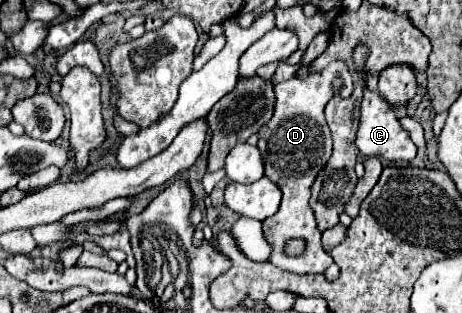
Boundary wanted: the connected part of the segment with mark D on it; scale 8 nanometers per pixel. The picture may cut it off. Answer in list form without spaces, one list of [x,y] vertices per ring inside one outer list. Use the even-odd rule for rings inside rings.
[[[331,62],[325,70],[307,76],[305,80],[291,78],[285,84],[273,86],[277,104],[273,118],[259,130],[259,150],[265,160],[265,176],[269,176],[271,182],[275,182],[281,192],[281,208],[277,214],[263,220],[263,234],[267,242],[271,244],[271,264],[275,264],[281,270],[291,272],[323,272],[333,264],[333,258],[327,250],[323,250],[321,244],[321,232],[317,228],[313,210],[309,208],[309,188],[319,174],[321,166],[329,160],[331,154],[331,132],[327,128],[323,110],[325,104],[335,96],[335,80],[341,80],[341,88],[337,90],[339,96],[347,98],[353,90],[353,78],[347,70],[345,62]],[[315,148],[319,148],[319,154],[315,154]],[[289,238],[305,238],[307,240],[307,252],[305,256],[289,258],[283,254],[285,240]]]

